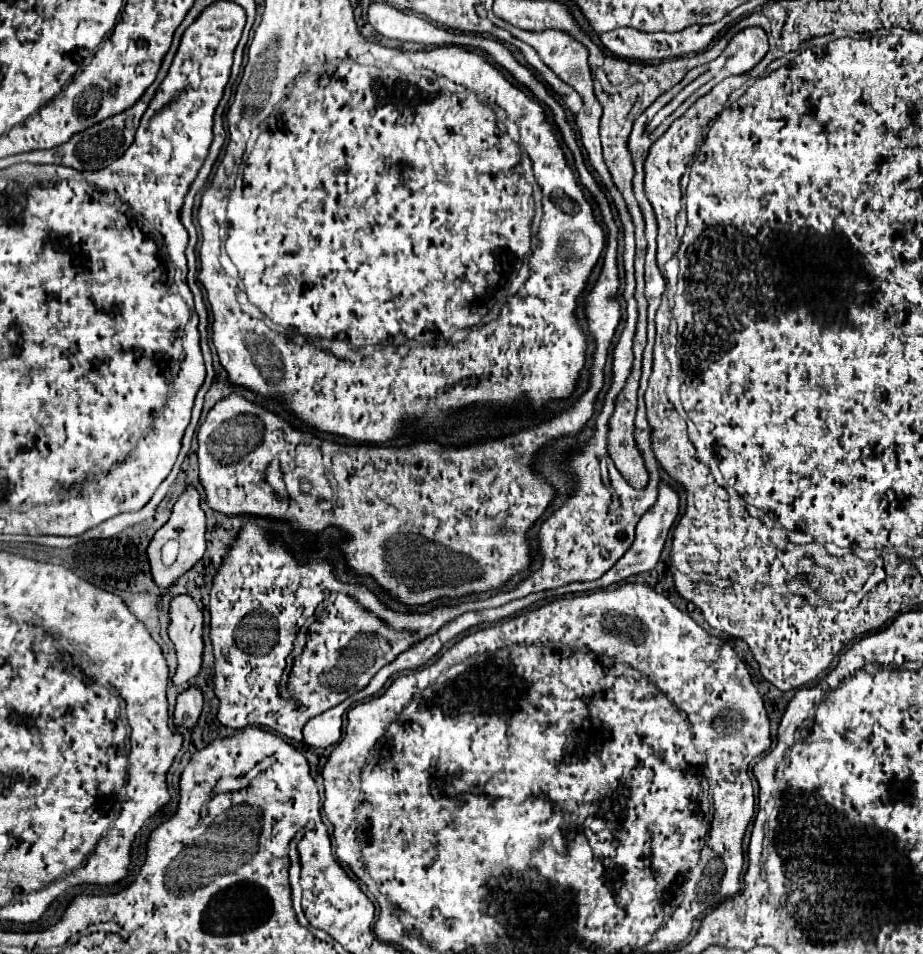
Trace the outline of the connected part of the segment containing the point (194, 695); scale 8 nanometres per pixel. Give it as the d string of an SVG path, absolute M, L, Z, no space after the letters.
M192 686L190 690L186 690L178 696L176 710L174 710L174 726L192 730L198 722L200 712L202 712L202 692L200 692L200 688Z

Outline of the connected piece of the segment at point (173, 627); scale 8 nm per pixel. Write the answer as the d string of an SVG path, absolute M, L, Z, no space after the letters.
M176 596L170 606L170 628L168 636L176 646L178 668L172 678L174 686L182 686L198 676L202 668L202 628L204 618L200 608L190 596Z

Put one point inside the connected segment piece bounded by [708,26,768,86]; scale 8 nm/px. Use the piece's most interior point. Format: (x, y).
(749, 46)

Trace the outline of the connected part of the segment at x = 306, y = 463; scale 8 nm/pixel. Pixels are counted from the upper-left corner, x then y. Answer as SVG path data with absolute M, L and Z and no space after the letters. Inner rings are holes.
M374 2L374 4L370 4L370 8L368 8L368 22L374 26L374 30L378 32L378 34L382 34L382 36L386 36L386 38L392 38L392 40L400 40L400 42L420 42L420 44L426 44L426 46L442 46L442 44L458 44L458 46L466 46L466 48L480 48L482 52L486 52L488 56L492 56L500 66L504 66L522 86L526 86L526 88L530 88L532 92L534 92L534 96L540 100L540 102L544 102L546 106L550 106L552 108L552 112L554 112L554 116L556 116L556 126L558 126L558 130L560 130L560 134L562 134L562 138L564 138L564 142L566 142L566 146L572 150L572 154L574 154L574 162L576 162L576 170L578 170L578 178L580 178L580 182L594 194L594 198L596 198L596 202L598 202L598 206L600 206L600 212L602 212L602 216L604 216L604 222L606 222L606 226L608 226L608 246L606 246L606 254L604 254L604 268L602 268L602 274L600 274L600 278L598 278L598 282L596 282L596 286L592 288L592 292L586 296L586 302L588 302L588 306L586 306L586 316L588 316L588 328L590 328L590 332L592 332L592 336L594 336L594 340L596 340L596 352L594 352L594 366L592 366L592 380L590 380L590 390L588 392L584 392L582 396L580 396L580 400L570 408L570 410L566 410L564 414L560 414L560 416L556 416L556 418L552 418L552 420L548 420L548 422L542 422L542 424L538 424L538 426L532 426L530 430L524 430L524 432L518 432L518 434L514 434L514 436L506 436L506 438L500 438L500 440L486 440L484 444L474 444L474 446L466 446L466 448L452 448L452 446L440 446L438 442L416 442L416 444L412 444L412 446L404 446L404 448L388 448L388 446L346 446L346 444L334 444L334 442L326 442L326 440L318 440L312 432L300 432L300 430L296 430L296 428L292 428L286 420L282 420L280 416L276 416L276 414L270 414L268 410L264 410L262 406L258 406L258 404L252 404L252 402L248 402L244 396L240 396L240 394L230 394L228 398L224 398L224 400L220 400L210 412L208 412L208 416L206 416L206 420L204 420L204 424L198 428L198 444L200 444L200 448L198 448L198 468L200 468L200 482L202 482L202 486L204 486L204 490L206 490L206 502L208 502L208 506L214 510L214 512L220 512L220 514L226 514L226 516L240 516L240 514L252 514L252 516L266 516L266 518L272 518L272 520L282 520L282 522L286 522L286 524L290 524L290 528L292 528L291 533L295 534L306 534L308 539L302 544L302 553L307 554L309 552L319 551L319 546L316 538L320 536L324 532L324 530L328 530L328 528L338 528L338 530L342 530L344 532L344 540L340 540L338 544L336 544L336 550L342 554L342 558L344 558L344 562L346 562L346 566L350 568L350 572L352 574L358 574L358 576L370 576L370 578L374 578L376 580L376 584L388 594L388 596L392 596L392 598L396 598L400 604L404 604L404 606L426 606L426 604L430 604L430 602L434 602L434 600L444 600L444 598L448 598L448 600L460 600L460 598L464 598L464 596L468 596L468 594L482 594L482 592L492 592L492 590L500 590L504 584L508 584L516 574L520 574L520 572L526 572L528 568L530 568L530 564L532 564L532 556L530 556L530 542L528 542L528 532L532 530L532 526L542 518L542 514L548 510L548 506L552 504L552 500L554 500L554 496L556 496L556 490L554 490L554 486L544 478L544 474L542 472L538 472L538 470L534 470L532 468L532 464L536 462L536 454L548 444L548 442L552 442L552 440L558 440L558 438L562 438L562 436L576 436L576 434L580 434L584 428L586 428L586 424L588 424L588 420L592 418L592 414L594 414L594 402L596 402L596 398L598 398L598 394L600 394L600 390L604 388L604 364L606 364L606 358L608 358L608 348L610 348L610 344L612 344L612 338L614 338L614 332L616 332L616 328L618 328L618 324L620 324L620 318L622 318L622 312L620 312L620 302L618 302L618 298L616 298L616 294L618 294L618 286L620 286L620 280L618 280L618 266L616 266L616 250L618 250L618 224L614 222L614 216L612 216L612 210L610 210L610 202L608 202L608 198L606 198L606 194L600 190L600 186L596 184L596 180L592 178L592 174L588 172L588 168L586 168L586 164L584 164L584 156L582 156L582 150L580 150L580 146L578 146L578 140L576 140L576 134L574 134L574 130L572 130L572 126L568 124L568 120L566 120L566 112L564 112L564 106L560 104L560 102L556 102L556 98L546 90L546 86L532 74L532 70L528 70L526 66L522 66L514 56L512 56L512 52L502 44L502 42L498 42L498 40L494 40L494 38L484 38L484 36L478 36L478 34L456 34L456 32L450 32L450 30L446 30L446 28L438 28L438 26L434 26L432 22L428 22L428 20L422 20L418 14L406 14L406 12L402 12L402 10L396 10L394 6L390 6L388 2ZM274 456L280 456L280 470L282 470L282 474L284 474L284 482L286 482L286 498L284 500L280 500L274 492L272 492L272 488L268 486L268 482L264 482L264 478L266 478L266 468L268 468L268 464L272 462L272 458ZM300 480L308 480L310 484L312 484L312 490L310 490L310 494L302 494L300 492Z

